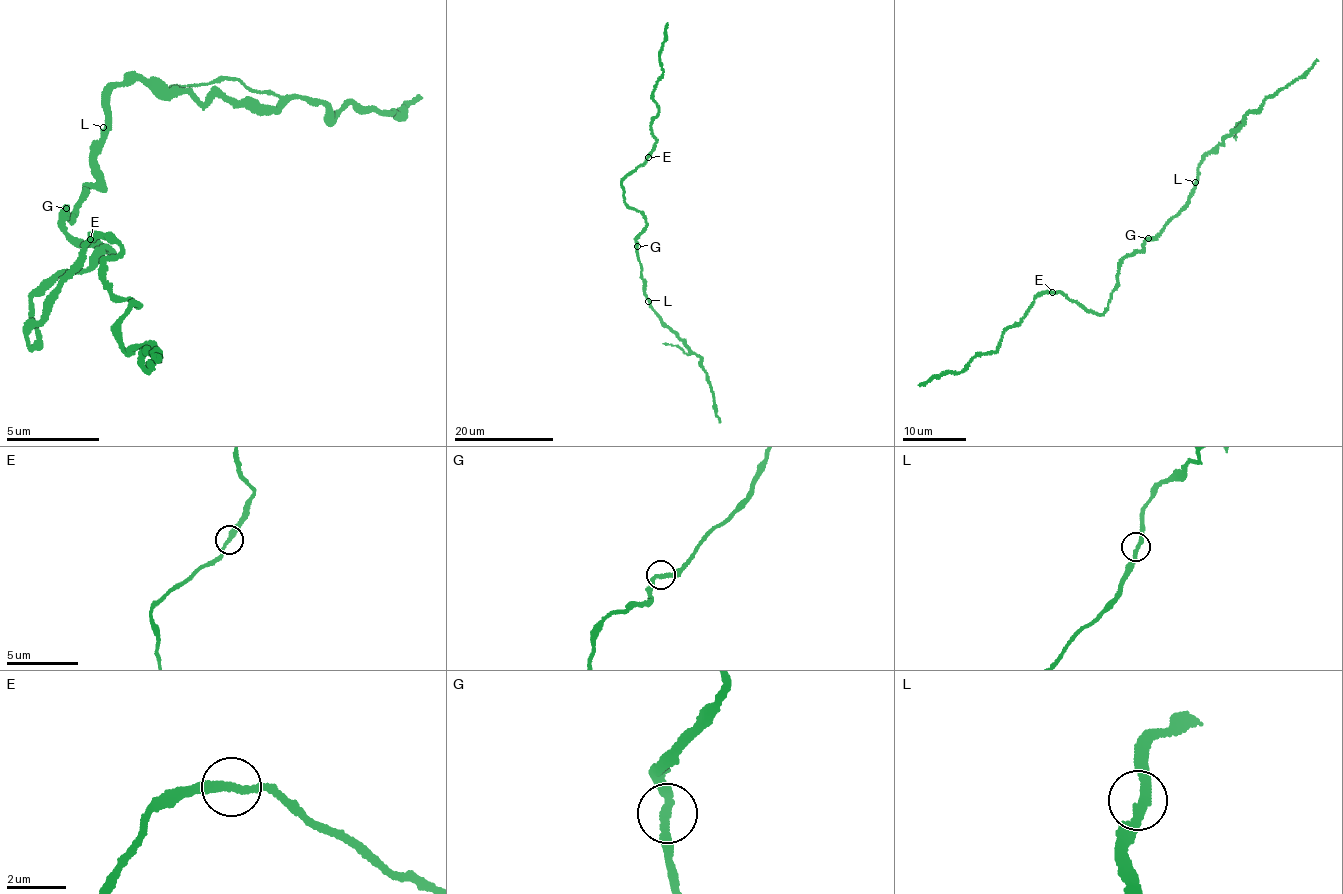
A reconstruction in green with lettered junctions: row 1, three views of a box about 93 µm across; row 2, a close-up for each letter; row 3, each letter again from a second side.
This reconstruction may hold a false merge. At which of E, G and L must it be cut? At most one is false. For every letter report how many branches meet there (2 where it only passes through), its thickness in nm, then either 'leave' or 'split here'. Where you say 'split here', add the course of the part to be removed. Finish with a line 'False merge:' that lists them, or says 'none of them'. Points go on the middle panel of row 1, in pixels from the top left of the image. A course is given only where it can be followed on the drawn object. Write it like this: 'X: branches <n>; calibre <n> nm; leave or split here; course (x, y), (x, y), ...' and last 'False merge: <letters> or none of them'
E: branches 2; calibre 320 nm; leave
G: branches 2; calibre 320 nm; leave
L: branches 2; calibre 300 nm; leave
False merge: none of them

